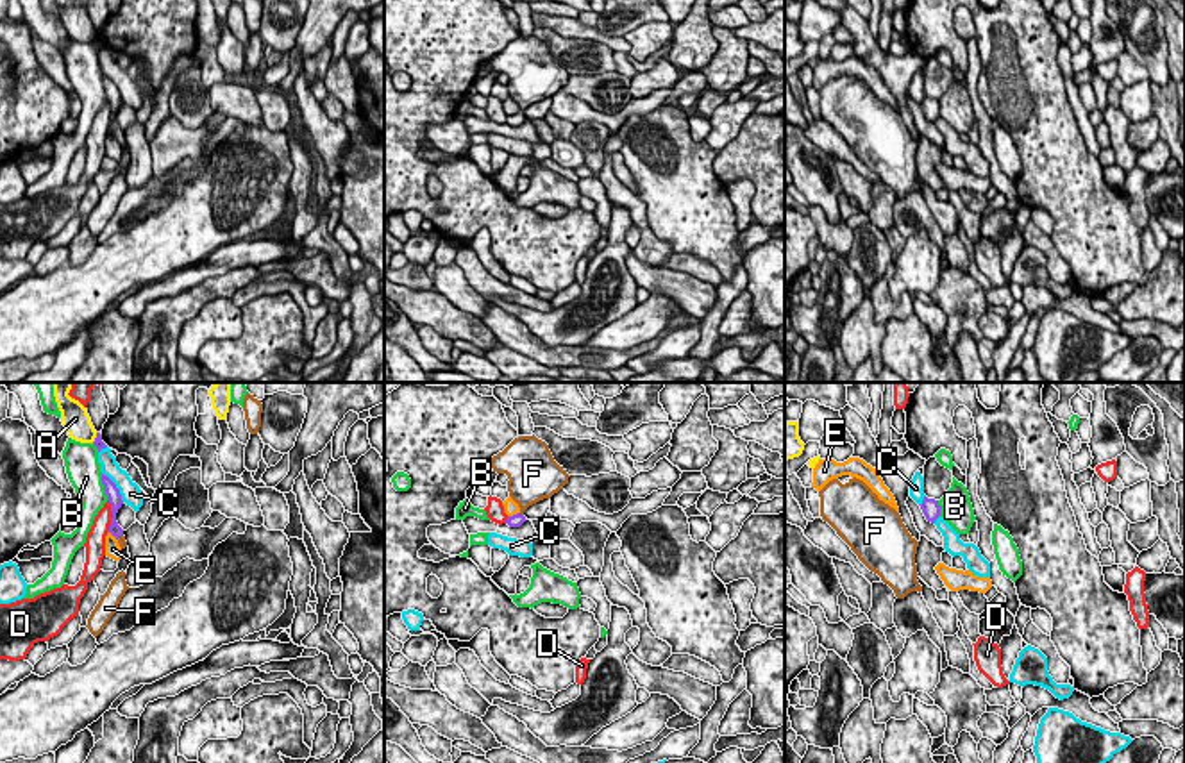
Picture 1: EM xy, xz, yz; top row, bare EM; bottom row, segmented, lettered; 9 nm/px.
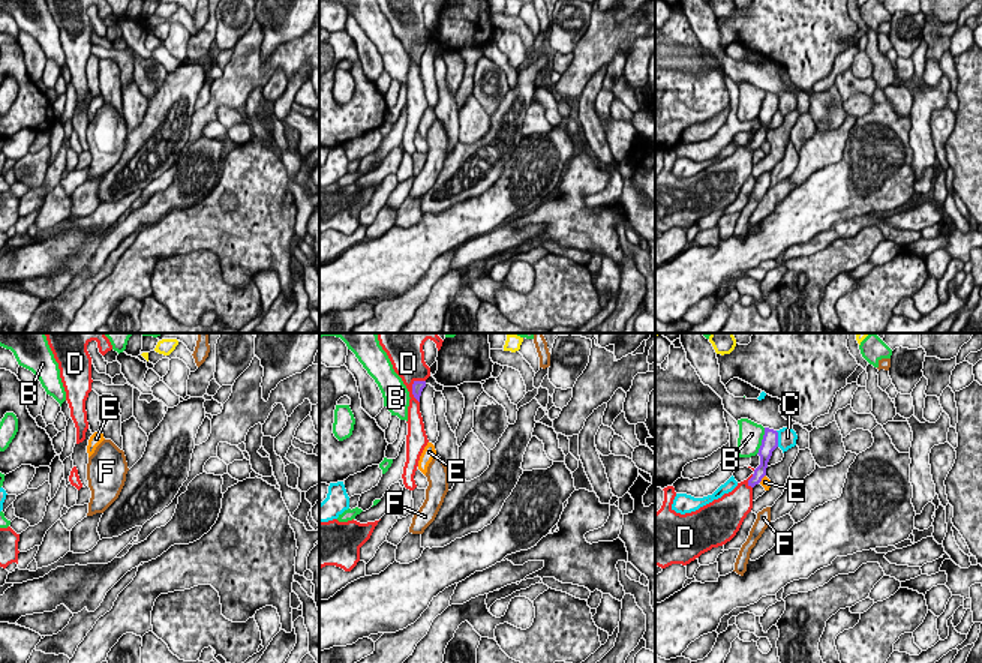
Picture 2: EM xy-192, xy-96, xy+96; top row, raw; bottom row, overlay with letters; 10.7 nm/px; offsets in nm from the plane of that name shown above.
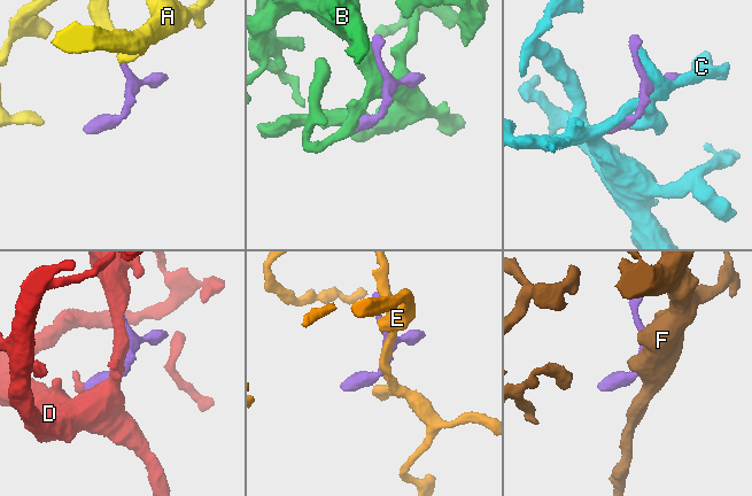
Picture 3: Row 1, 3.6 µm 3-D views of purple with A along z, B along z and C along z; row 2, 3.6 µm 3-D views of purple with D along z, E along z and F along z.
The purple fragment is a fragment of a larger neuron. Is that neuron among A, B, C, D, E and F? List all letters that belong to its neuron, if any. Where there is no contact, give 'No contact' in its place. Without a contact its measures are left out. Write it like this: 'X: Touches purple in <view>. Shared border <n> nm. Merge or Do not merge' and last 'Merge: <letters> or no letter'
A: Touches purple in xy. Shared border 110 nm. Do not merge
B: Touches purple in xy. Shared border 240 nm. Do not merge
C: Touches purple in xy. Shared border 340 nm. Do not merge
D: Touches purple in xy. Shared border 300 nm. Do not merge
E: Touches purple in xz. Shared border 120 nm. Do not merge
F: Touches purple in xz. Shared border 50 nm. Merge
Merge: F

